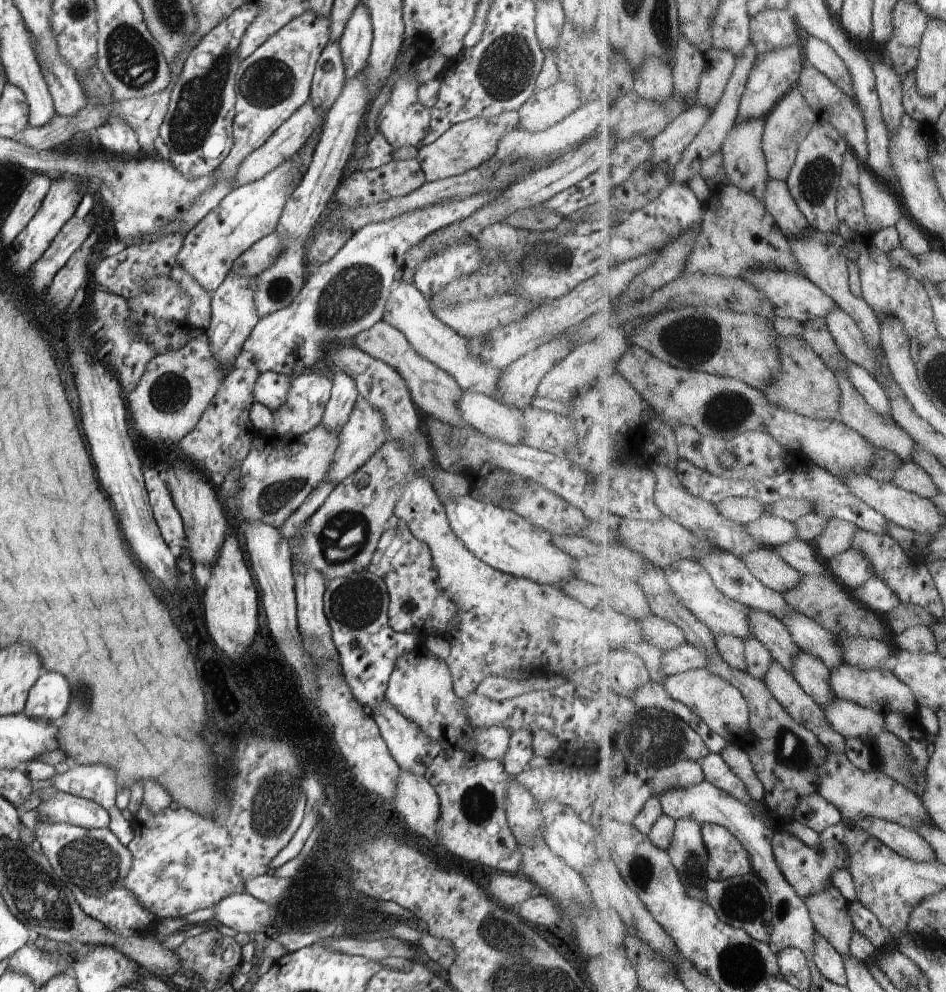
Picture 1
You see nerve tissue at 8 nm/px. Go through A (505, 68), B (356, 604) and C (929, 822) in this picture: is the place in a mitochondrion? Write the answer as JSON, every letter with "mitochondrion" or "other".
{"A":"mitochondrion","B":"mitochondrion","C":"other"}

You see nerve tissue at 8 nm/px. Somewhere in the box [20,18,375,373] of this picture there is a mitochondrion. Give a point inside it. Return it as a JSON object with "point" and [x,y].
{"point":[200,100]}

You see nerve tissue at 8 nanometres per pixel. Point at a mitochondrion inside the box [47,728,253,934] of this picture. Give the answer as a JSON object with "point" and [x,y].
{"point":[92,866]}

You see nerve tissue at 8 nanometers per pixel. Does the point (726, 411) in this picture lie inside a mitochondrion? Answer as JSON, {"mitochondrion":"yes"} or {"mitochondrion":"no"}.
{"mitochondrion":"yes"}

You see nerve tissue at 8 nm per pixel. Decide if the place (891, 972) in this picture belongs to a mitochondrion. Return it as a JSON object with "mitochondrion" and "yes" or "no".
{"mitochondrion":"no"}

